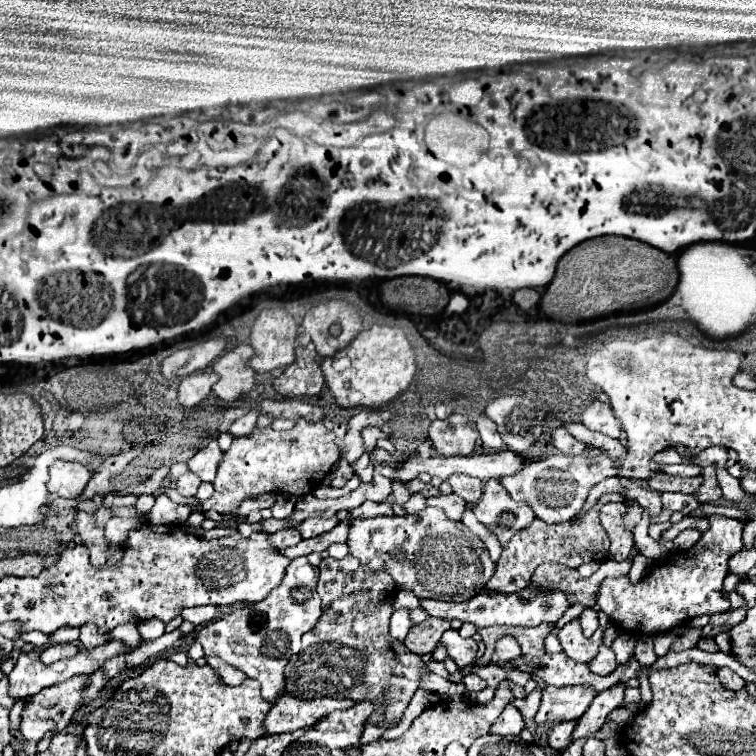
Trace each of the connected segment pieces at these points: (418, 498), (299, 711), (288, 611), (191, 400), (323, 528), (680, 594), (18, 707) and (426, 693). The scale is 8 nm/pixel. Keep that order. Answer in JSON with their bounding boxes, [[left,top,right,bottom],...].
[[405,492,427,514],[265,692,355,734],[197,558,321,702],[179,372,217,408],[299,516,339,538],[595,514,743,638],[10,698,27,730],[383,688,435,738]]

